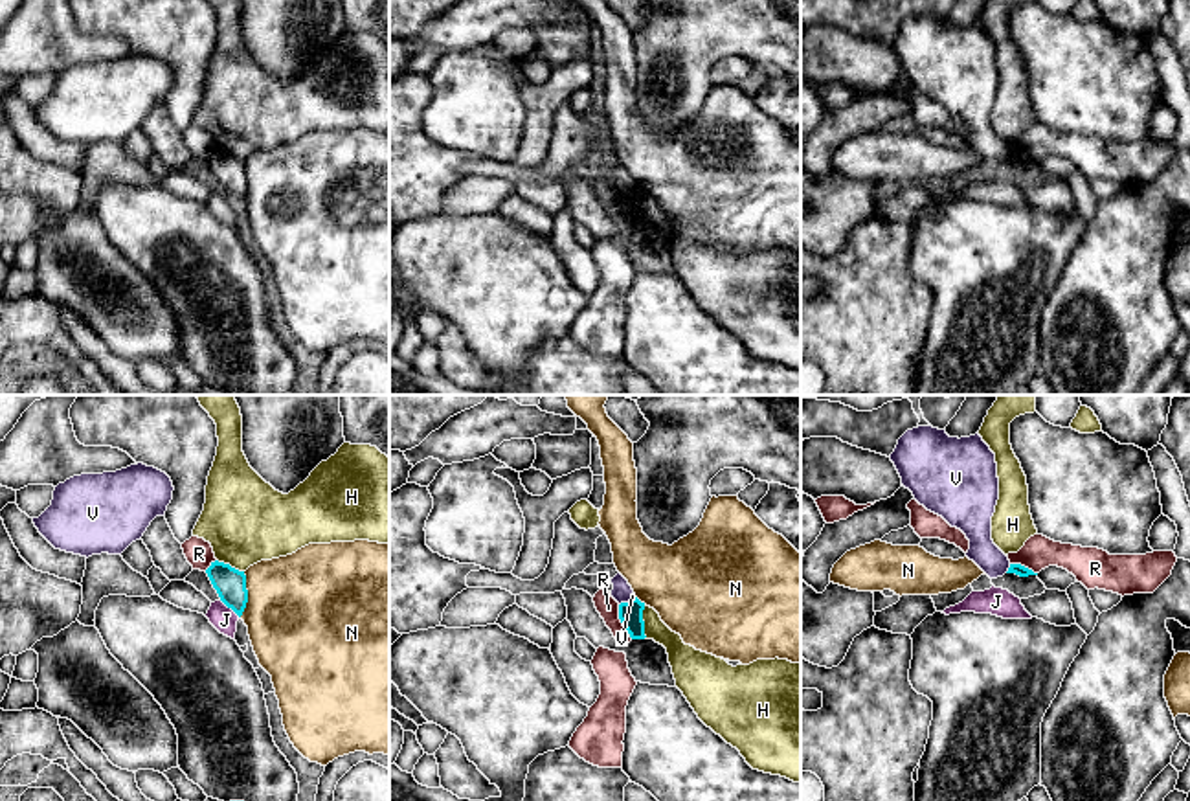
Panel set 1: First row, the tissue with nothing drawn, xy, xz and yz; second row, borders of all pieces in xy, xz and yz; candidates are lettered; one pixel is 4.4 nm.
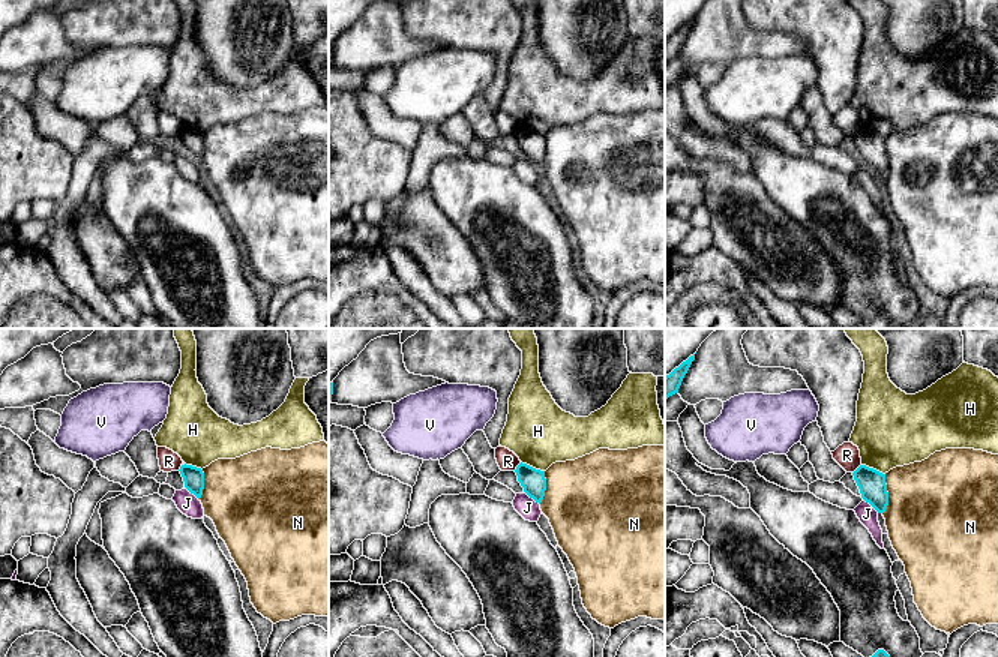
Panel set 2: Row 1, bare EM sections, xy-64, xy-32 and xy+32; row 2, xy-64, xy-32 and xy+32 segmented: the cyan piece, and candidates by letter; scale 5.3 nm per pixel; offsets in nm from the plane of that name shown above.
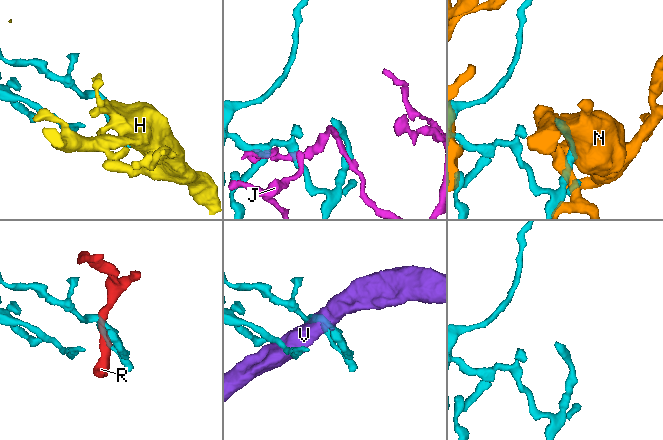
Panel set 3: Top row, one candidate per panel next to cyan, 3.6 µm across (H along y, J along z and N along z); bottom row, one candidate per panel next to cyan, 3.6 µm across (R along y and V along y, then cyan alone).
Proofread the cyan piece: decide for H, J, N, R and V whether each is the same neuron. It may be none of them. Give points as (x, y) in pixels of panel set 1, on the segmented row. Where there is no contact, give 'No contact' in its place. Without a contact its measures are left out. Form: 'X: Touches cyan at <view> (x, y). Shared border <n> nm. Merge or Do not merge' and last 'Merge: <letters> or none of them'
H: Touches cyan at xz (643, 621). Shared border 150 nm. Do not merge
J: Touches cyan at xy (230, 607). Shared border 120 nm. Do not merge
N: Touches cyan at xy (246, 594). Shared border 200 nm. Do not merge
R: Touches cyan at xz (621, 621). Shared border 170 nm. Do not merge
V: Touches cyan at xz (628, 601). Shared border 90 nm. Do not merge
Merge: none of them

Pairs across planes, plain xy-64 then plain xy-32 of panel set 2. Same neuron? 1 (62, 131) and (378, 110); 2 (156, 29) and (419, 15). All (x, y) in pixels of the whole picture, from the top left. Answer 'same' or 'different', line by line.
1: same
2: same

